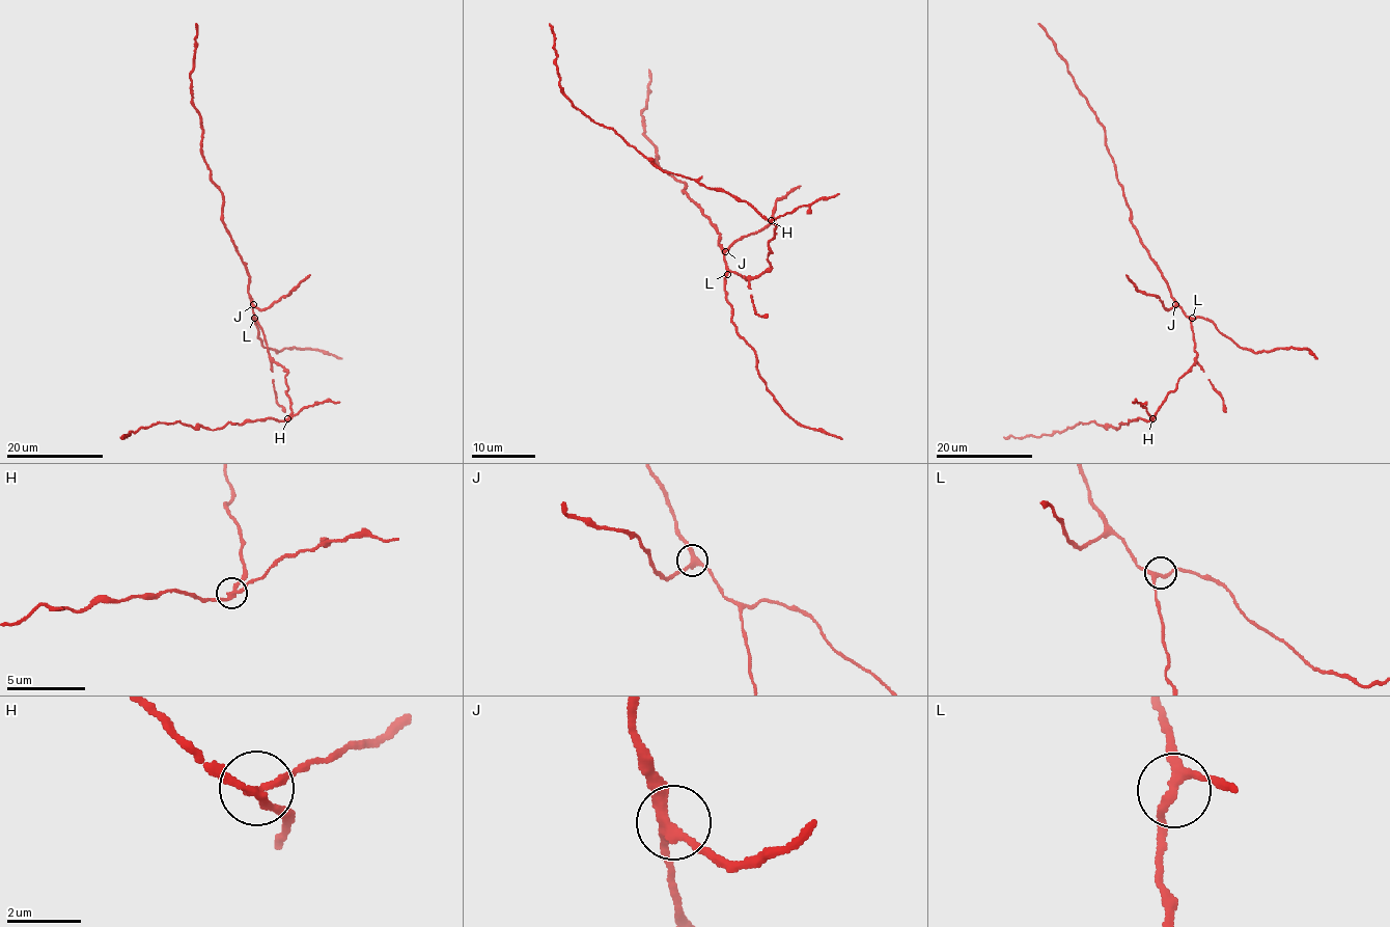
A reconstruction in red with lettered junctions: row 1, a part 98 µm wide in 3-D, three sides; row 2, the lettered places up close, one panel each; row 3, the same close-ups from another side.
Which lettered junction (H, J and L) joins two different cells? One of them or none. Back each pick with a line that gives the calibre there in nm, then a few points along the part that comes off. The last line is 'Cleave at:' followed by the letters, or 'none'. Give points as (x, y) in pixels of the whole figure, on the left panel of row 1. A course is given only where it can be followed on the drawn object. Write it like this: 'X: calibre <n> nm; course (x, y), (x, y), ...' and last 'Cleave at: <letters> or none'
H: calibre 200 nm; course (287, 418), (309, 405), (339, 402)
Cleave at: H

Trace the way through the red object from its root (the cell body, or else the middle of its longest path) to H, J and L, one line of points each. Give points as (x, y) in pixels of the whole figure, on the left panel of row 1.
H: (261, 331), (269, 355), (287, 372), (286, 392), (290, 403), (290, 414), (287, 418)
J: (261, 331), (253, 314), (253, 304)
L: (261, 331), (254, 318)

